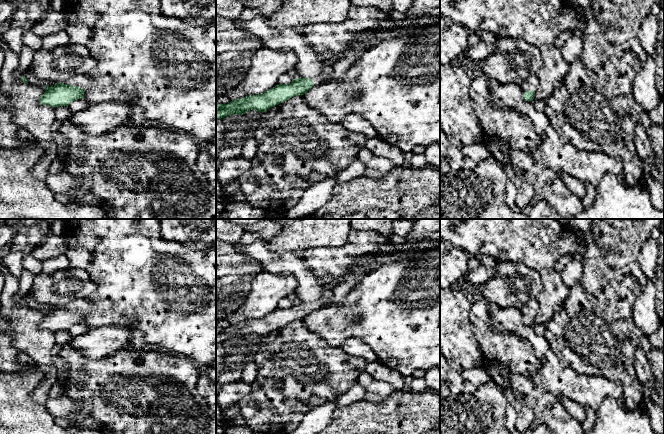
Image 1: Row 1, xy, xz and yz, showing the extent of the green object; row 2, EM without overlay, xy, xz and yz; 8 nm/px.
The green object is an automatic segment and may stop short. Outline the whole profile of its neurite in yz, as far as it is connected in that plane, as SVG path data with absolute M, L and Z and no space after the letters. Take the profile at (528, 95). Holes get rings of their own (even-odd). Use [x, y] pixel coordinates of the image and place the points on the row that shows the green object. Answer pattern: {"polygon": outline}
{"polygon": "M531 74L526 80L522 81L520 84L522 90L524 91L524 100L533 101L535 90L538 88L539 80L536 74Z"}

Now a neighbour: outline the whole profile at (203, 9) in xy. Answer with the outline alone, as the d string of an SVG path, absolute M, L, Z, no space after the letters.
M160 0L163 15L176 18L199 18L216 25L216 0Z

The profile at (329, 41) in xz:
M351 5L347 17L336 24L309 24L298 29L306 43L310 45L326 63L331 62L350 49L360 34L378 31L385 19L391 18L375 6Z

